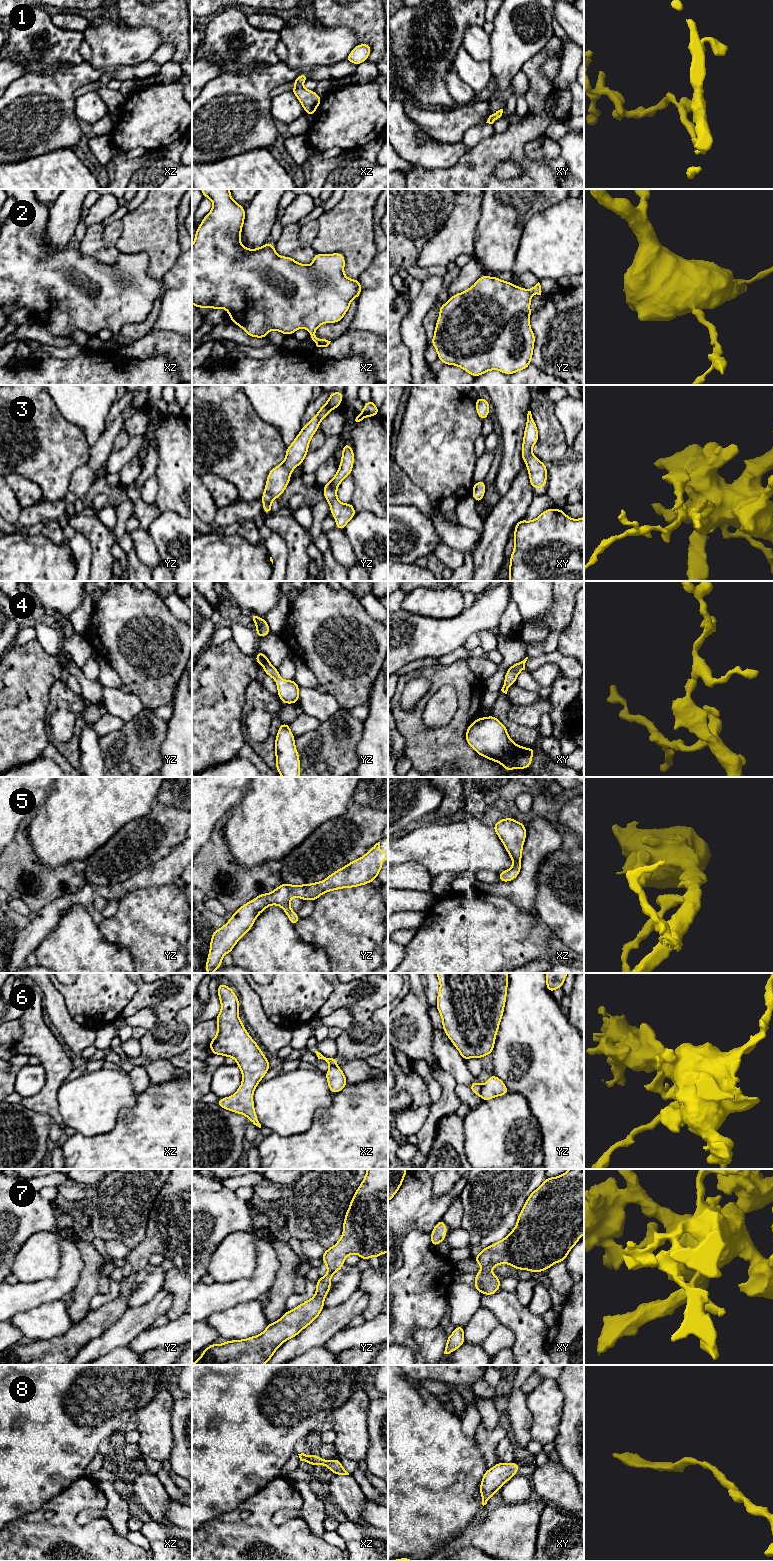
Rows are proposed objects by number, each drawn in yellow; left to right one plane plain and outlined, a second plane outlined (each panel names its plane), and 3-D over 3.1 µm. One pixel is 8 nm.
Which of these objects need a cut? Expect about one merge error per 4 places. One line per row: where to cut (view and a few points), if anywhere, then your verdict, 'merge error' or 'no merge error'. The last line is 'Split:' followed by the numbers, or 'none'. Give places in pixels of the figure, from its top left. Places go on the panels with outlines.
1: no cut | no merge error
2: no cut | no merge error
3: no cut | no merge error
4: no cut | no merge error
5: no cut | no merge error
6: yz (482, 1086), (479, 1094) | merge error
7: no cut | no merge error
8: no cut | no merge error
Split: 6

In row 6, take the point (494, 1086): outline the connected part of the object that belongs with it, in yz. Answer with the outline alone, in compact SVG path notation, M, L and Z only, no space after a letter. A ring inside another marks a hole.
M492 1075L481 1087L480 1096L482 1101L487 1101L494 1097L506 1095L508 1092L504 1082L499 1077Z

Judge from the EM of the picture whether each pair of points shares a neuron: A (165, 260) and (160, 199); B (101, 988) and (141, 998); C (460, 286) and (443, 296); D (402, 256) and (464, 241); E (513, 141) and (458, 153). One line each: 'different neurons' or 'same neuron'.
A: same neuron
B: different neurons
C: different neurons
D: different neurons
E: different neurons

